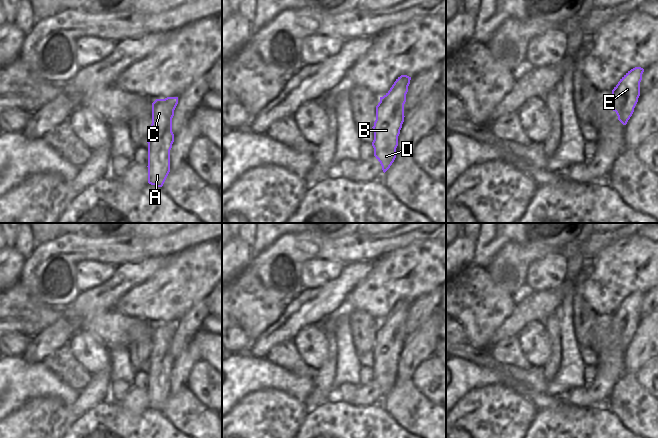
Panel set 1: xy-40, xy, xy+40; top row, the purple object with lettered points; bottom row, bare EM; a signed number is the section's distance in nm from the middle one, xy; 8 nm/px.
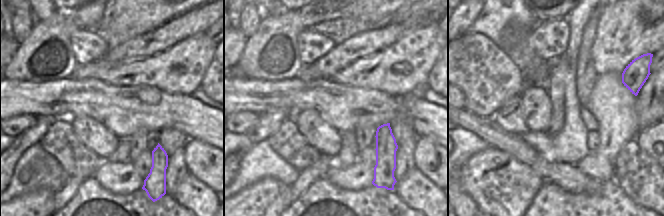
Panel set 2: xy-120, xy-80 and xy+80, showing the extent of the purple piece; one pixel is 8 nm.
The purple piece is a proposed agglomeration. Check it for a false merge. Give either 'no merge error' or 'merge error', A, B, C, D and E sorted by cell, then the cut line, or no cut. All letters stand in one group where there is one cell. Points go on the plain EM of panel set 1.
no merge error; A B C D E; no cut

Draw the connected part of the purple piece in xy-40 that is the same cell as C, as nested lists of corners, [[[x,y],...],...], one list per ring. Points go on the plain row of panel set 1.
[[[178,321],[152,327],[152,348],[148,362],[148,407],[162,411],[170,396],[170,374],[174,366],[172,342]]]

